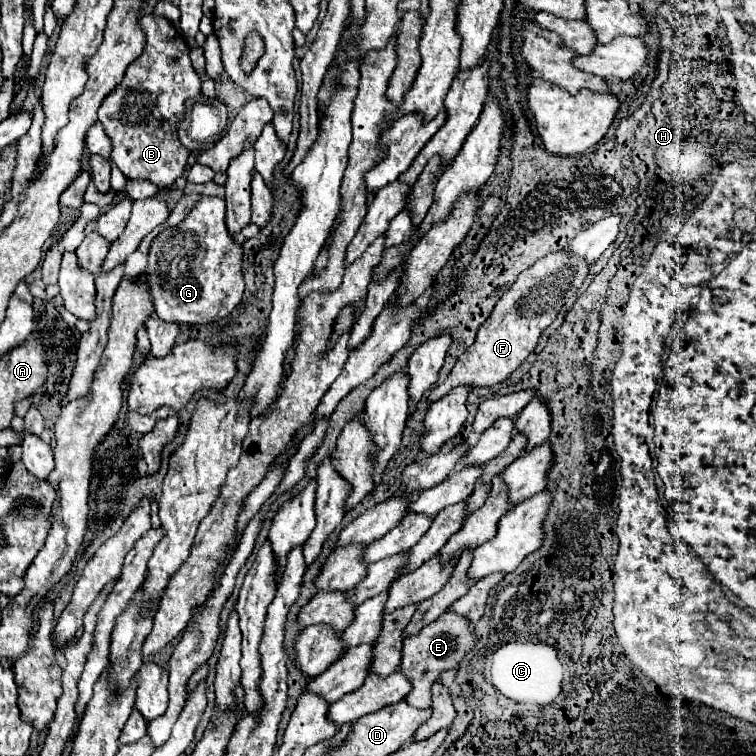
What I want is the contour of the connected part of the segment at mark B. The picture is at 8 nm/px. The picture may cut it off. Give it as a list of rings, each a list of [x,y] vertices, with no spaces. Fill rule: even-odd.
[[[147,14],[141,18],[141,26],[147,34],[143,54],[127,66],[127,72],[113,94],[109,94],[101,108],[99,120],[113,140],[113,162],[127,178],[151,180],[159,186],[171,186],[185,170],[189,150],[179,142],[177,128],[185,114],[185,102],[201,96],[201,80],[191,66],[189,46],[177,28],[163,16]],[[169,90],[169,102],[177,102],[177,108],[169,120],[159,112],[159,96]],[[149,102],[149,106],[145,106]],[[143,128],[143,130],[139,130]]]

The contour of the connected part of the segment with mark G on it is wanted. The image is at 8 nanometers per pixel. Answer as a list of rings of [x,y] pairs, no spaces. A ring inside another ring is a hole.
[[[203,196],[193,208],[193,212],[175,230],[169,228],[165,234],[159,234],[151,244],[149,264],[145,274],[149,280],[155,314],[161,320],[173,322],[177,326],[199,326],[215,322],[219,318],[227,318],[243,296],[245,284],[241,274],[241,262],[243,262],[243,248],[231,238],[225,226],[225,200]]]

